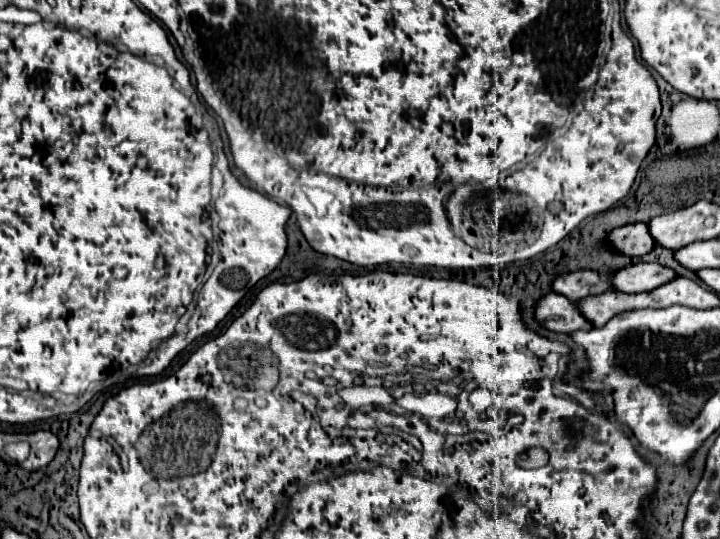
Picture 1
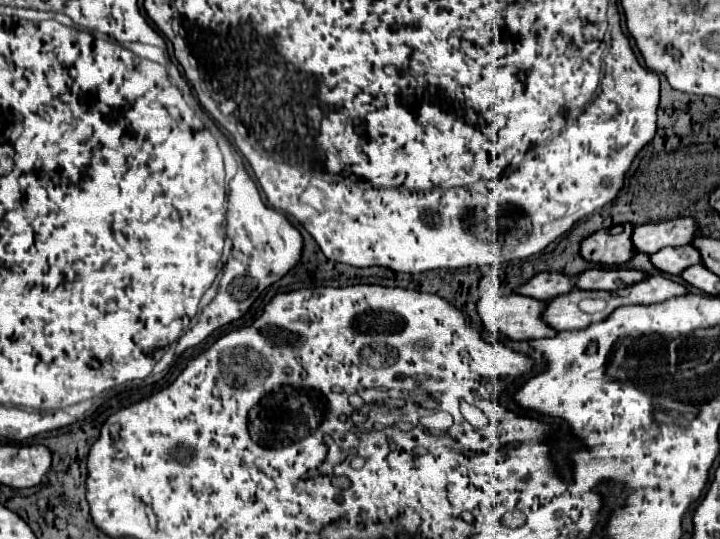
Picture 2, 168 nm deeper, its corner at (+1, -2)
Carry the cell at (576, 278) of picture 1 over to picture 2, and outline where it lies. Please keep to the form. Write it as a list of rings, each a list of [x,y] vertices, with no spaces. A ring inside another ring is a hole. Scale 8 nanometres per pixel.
[[[539,273],[533,279],[529,279],[525,285],[521,285],[517,289],[517,293],[527,295],[527,297],[535,297],[541,301],[549,301],[555,299],[559,295],[567,295],[575,289],[571,277],[561,275],[561,273]]]

